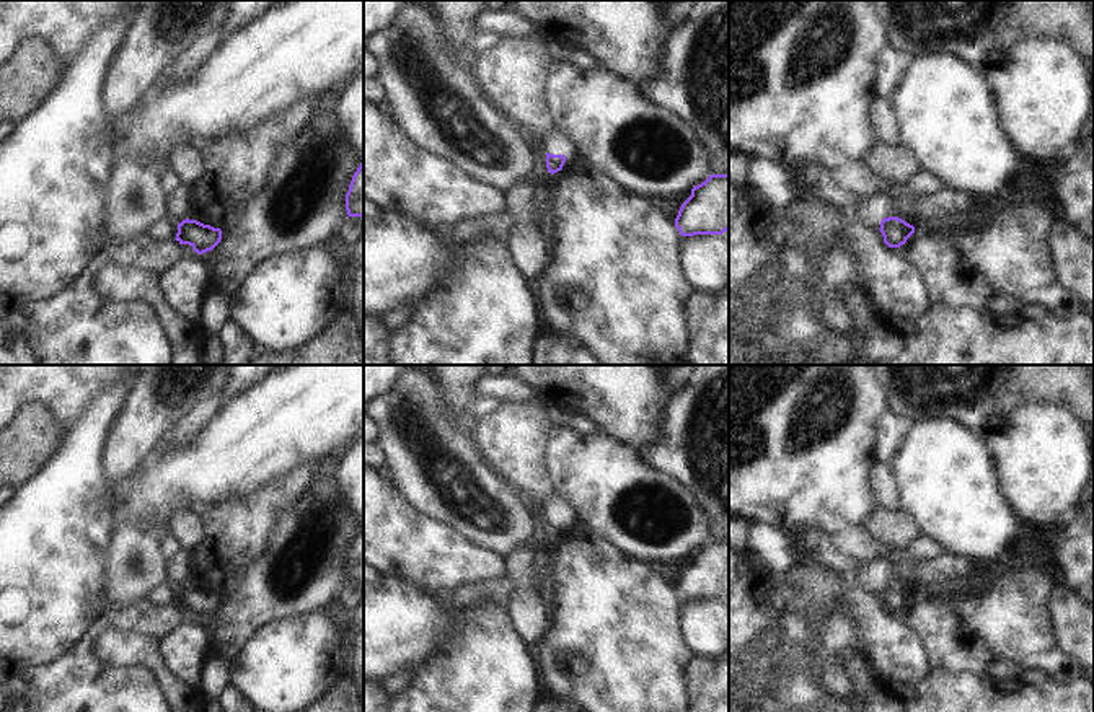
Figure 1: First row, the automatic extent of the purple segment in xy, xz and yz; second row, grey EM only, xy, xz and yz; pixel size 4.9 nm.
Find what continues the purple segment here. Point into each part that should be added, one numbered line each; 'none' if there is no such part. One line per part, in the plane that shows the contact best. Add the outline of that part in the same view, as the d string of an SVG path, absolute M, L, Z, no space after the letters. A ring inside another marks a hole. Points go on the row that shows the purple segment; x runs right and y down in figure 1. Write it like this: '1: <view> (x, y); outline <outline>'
none

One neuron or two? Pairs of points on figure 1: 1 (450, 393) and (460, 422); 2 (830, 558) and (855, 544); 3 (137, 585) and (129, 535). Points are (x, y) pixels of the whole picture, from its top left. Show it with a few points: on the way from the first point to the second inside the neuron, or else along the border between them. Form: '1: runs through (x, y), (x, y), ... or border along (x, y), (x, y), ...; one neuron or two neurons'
1: runs through (457, 399), (458, 416); one neuron
2: border along (829, 540), (845, 554), (864, 562); two neurons
3: runs through (129, 572), (124, 561), (129, 548); one neuron

